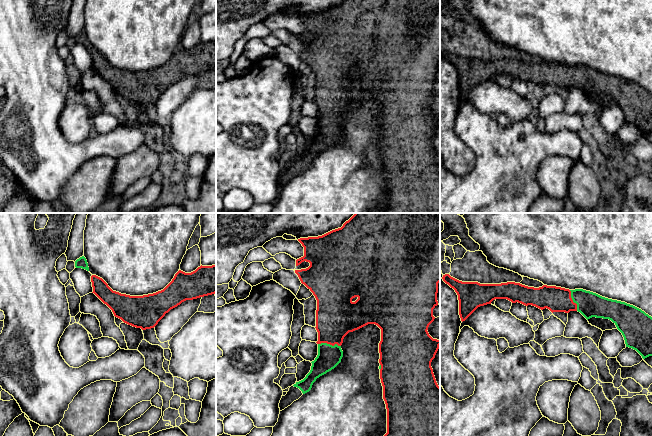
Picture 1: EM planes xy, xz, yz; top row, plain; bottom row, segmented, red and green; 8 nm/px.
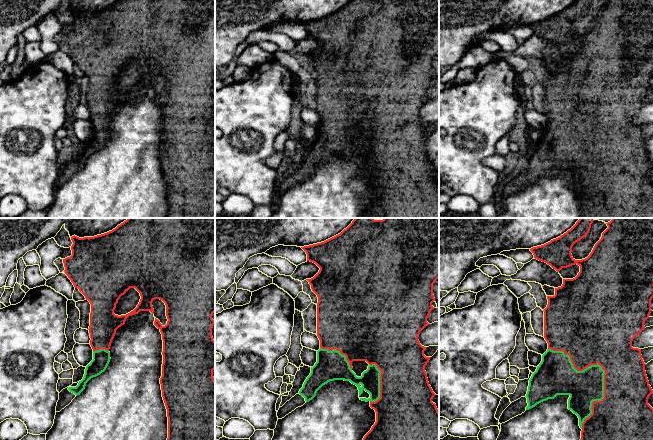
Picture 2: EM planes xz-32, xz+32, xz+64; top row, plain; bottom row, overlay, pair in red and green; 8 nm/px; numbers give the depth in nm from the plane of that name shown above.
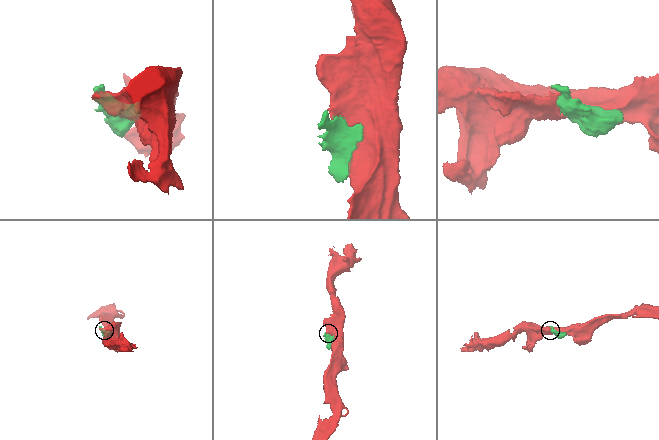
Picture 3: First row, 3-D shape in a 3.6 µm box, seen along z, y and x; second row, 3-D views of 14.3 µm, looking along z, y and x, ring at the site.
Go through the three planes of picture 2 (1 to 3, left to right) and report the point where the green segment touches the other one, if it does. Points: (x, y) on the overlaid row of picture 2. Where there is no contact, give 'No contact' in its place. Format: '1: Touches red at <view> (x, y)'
1: Touches red at xz-32 (100, 348)
2: Touches red at xz+32 (380, 381)
3: Touches red at xz+64 (604, 370)

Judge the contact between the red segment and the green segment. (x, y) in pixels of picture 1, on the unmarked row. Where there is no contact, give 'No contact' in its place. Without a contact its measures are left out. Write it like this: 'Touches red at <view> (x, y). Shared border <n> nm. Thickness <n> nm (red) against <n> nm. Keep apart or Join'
Touches red at xz (329, 119). Shared border 190 nm. Thickness 340 nm (red) against 180 nm. Join

